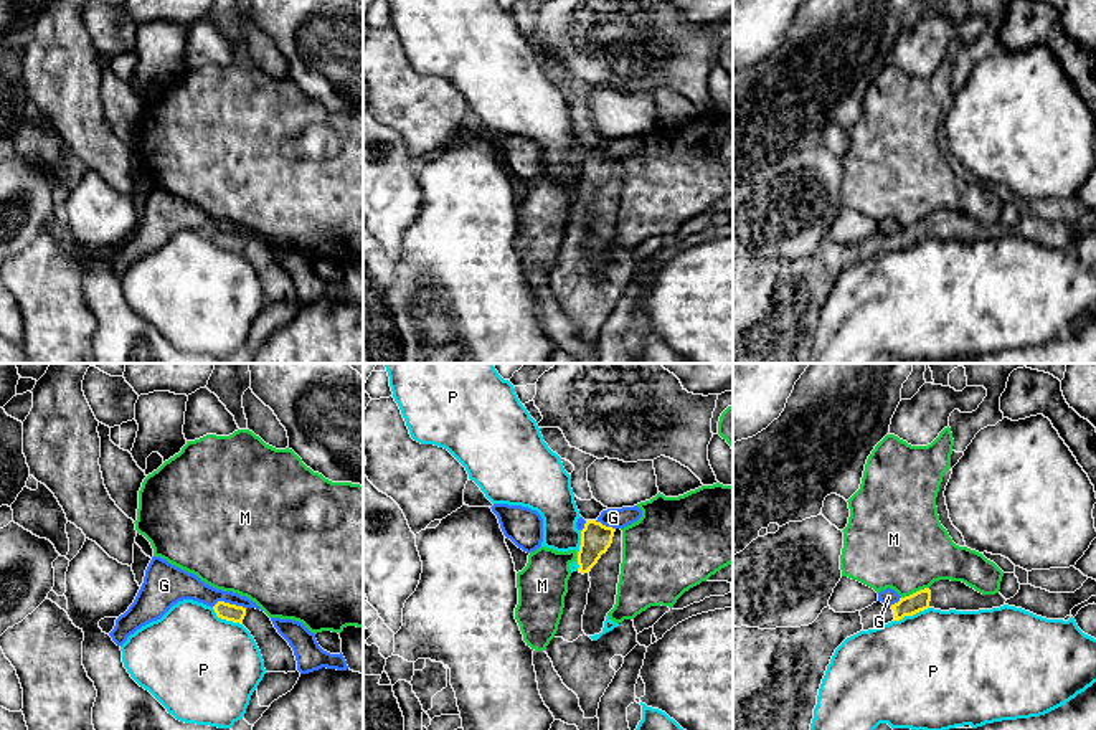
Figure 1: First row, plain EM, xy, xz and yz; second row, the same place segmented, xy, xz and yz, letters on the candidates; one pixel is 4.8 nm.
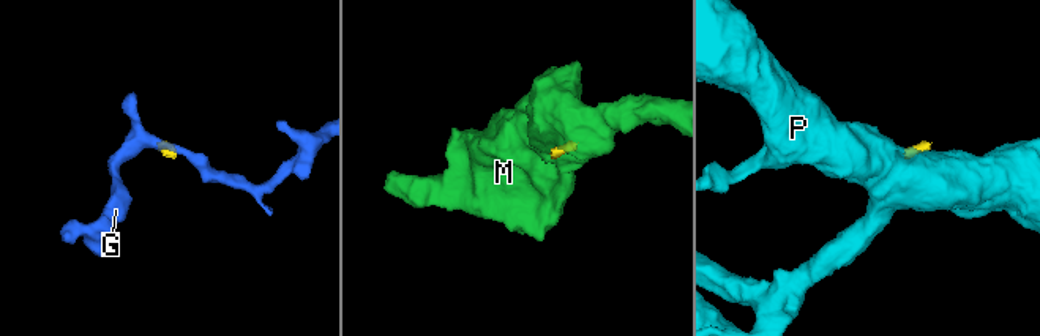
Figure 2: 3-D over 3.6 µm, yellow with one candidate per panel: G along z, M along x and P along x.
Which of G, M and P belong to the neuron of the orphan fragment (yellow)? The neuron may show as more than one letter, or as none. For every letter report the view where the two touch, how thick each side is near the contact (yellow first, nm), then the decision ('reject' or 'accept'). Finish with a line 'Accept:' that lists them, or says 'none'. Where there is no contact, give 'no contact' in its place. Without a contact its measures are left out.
G: xy | 80/150 nm | reject
M: yz | 100/440 nm | reject
P: xz | 150/180 nm | reject
Accept: none

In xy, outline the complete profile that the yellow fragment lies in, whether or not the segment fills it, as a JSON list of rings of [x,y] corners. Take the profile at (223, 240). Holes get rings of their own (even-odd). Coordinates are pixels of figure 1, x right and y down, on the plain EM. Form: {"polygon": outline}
{"polygon": [[[218,231],[213,236],[218,248],[243,254],[254,268],[266,302],[295,302],[297,291],[289,273],[277,263],[271,248],[256,238],[243,238]]]}

